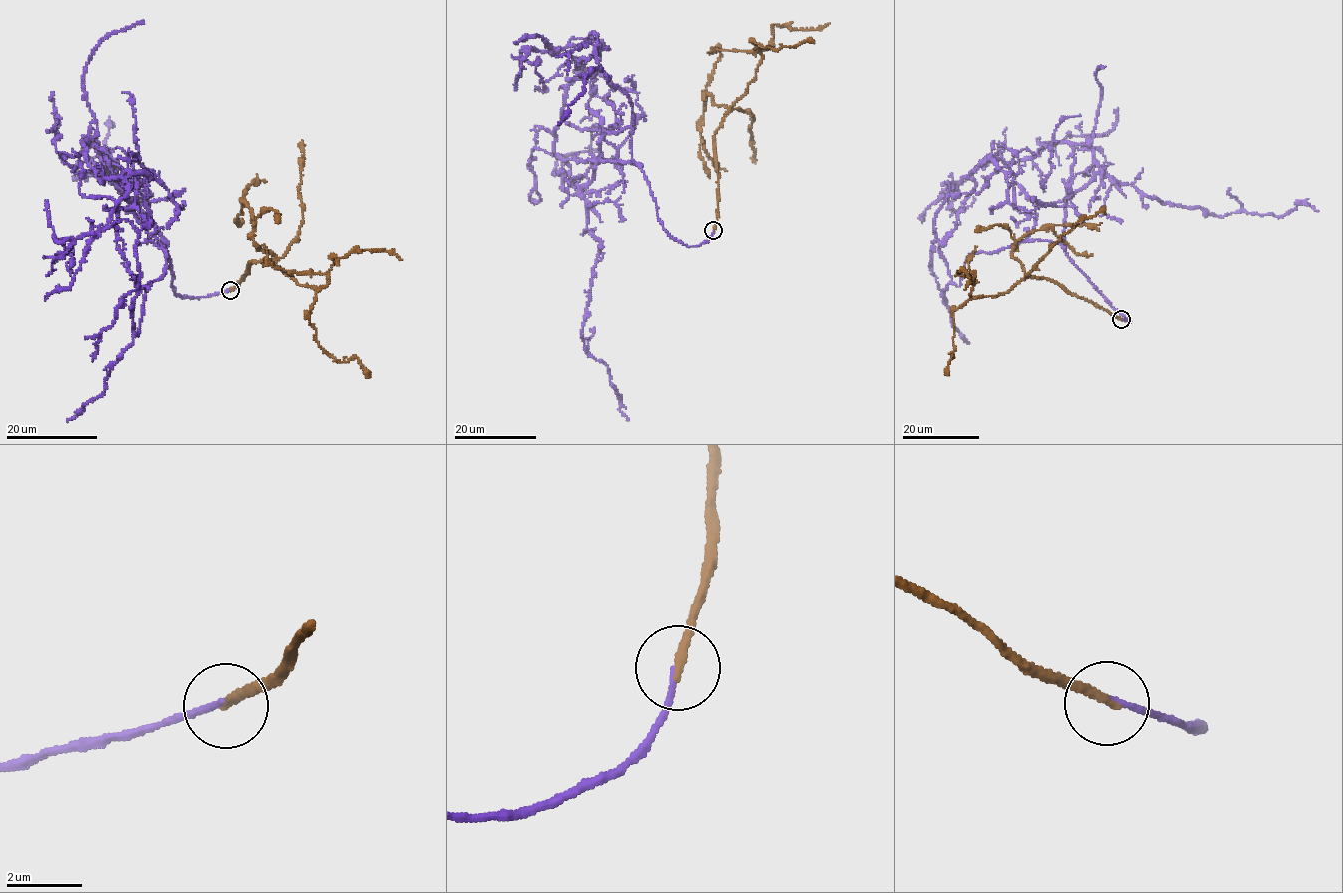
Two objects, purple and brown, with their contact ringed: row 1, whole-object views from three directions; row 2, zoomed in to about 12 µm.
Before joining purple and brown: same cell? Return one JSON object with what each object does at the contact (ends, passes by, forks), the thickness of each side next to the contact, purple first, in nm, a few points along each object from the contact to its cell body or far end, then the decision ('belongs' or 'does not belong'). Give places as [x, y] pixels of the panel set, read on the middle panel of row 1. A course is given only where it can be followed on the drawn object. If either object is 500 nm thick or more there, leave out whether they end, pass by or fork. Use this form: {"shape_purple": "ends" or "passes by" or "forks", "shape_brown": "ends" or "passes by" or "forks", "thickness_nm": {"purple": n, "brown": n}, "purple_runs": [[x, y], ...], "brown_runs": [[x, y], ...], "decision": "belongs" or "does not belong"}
{"shape_purple": "ends", "shape_brown": "ends", "thickness_nm": {"purple": 130, "brown": 200}, "purple_runs": [[713, 230], [699, 245], [674, 239], [638, 165], [555, 154], [583, 63], [523, 48], [539, 81]], "brown_runs": [[713, 230], [718, 202], [715, 134], [754, 78], [762, 52], [772, 44], [771, 26], [814, 29], [830, 24]], "decision": "belongs"}

